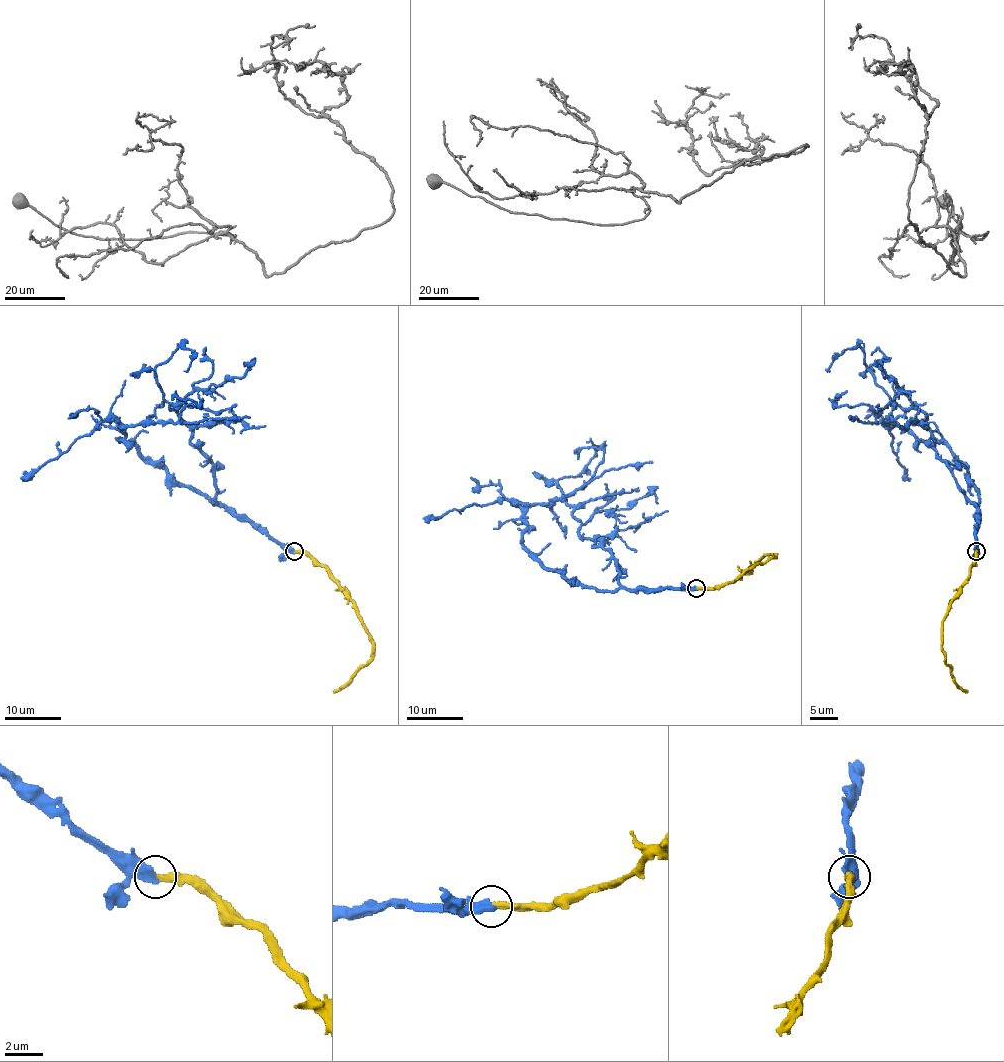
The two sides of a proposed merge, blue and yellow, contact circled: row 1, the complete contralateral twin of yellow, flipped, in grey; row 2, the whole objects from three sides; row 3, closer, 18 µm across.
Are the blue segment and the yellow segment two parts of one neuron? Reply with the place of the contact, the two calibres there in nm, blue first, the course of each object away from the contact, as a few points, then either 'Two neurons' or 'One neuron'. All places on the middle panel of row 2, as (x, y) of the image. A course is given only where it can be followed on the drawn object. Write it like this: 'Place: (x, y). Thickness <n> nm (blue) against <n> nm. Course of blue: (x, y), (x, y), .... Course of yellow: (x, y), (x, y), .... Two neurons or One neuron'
Place: (696, 588). Thickness 480 nm (blue) against 320 nm. Course of blue: (696, 589), (606, 591), (536, 559), (522, 540), (525, 513), (583, 488), (603, 450), (583, 447), (578, 459). Course of yellow: (696, 589), (719, 589), (734, 582), (762, 555), (775, 554), (764, 563), (751, 566), (736, 580). One neuron

